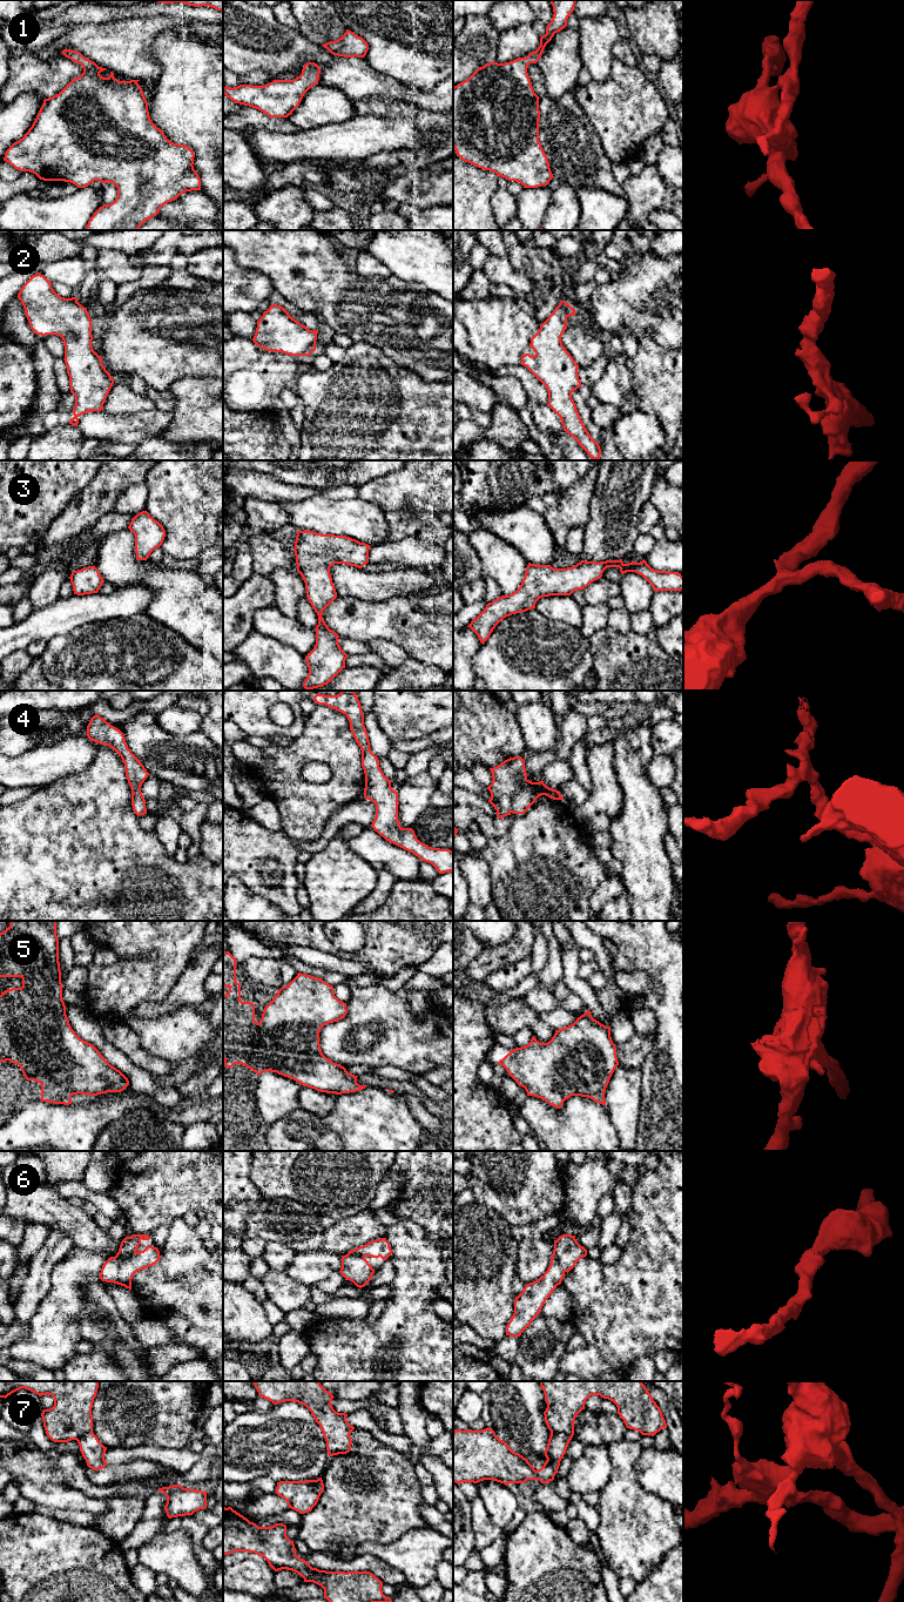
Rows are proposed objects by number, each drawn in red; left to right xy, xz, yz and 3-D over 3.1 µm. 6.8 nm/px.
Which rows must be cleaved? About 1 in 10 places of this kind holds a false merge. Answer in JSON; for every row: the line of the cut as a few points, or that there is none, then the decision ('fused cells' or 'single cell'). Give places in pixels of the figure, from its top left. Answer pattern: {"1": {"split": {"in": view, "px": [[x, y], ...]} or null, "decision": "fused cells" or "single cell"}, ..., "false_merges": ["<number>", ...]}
{"1": {"split": null, "decision": "single cell"}, "2": {"split": null, "decision": "single cell"}, "3": {"split": null, "decision": "single cell"}, "4": {"split": null, "decision": "single cell"}, "5": {"split": null, "decision": "single cell"}, "6": {"split": null, "decision": "single cell"}, "7": {"split": {"in": "yz", "px": [[551, 1432], [560, 1432], [569, 1440]]}, "decision": "fused cells"}, "false_merges": ["7"]}

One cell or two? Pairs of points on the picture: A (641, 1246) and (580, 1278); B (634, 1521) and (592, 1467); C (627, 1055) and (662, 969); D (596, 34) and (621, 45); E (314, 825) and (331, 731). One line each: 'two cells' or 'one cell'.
A: one cell
B: two cells
C: two cells
D: two cells
E: one cell

